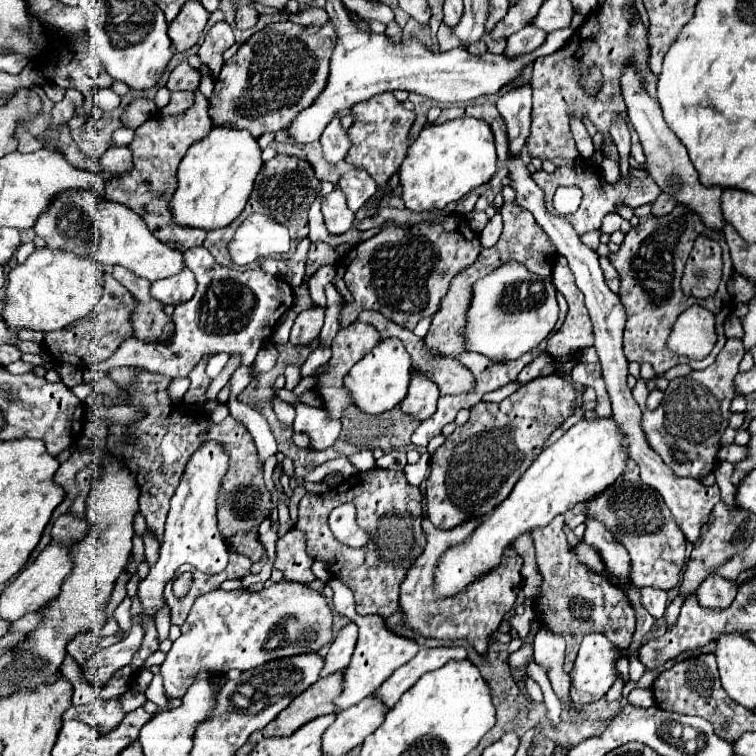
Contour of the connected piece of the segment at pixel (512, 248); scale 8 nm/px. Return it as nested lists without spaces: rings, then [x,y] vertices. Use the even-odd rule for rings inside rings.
[[[503,204],[501,214],[503,214],[503,234],[501,234],[501,238],[495,246],[485,248],[477,256],[477,262],[475,262],[477,264],[477,274],[475,274],[475,278],[479,280],[479,278],[487,276],[489,272],[493,272],[497,266],[505,264],[507,260],[515,260],[515,262],[527,266],[531,272],[547,278],[553,270],[553,260],[557,258],[557,250],[555,250],[553,242],[549,242],[549,236],[537,226],[533,214],[529,214],[529,210],[525,210],[517,204]],[[485,260],[495,260],[495,262],[489,266],[489,262],[485,262]]]

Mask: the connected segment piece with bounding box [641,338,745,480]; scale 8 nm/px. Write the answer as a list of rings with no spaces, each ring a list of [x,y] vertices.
[[[727,338],[723,350],[711,366],[701,372],[695,370],[683,378],[673,378],[665,390],[663,402],[655,410],[643,410],[641,424],[649,446],[677,476],[701,480],[717,468],[717,452],[721,448],[721,436],[729,426],[729,408],[735,396],[733,380],[739,372],[743,354],[745,348],[741,338]]]

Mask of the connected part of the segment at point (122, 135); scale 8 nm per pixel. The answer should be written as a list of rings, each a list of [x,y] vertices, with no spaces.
[[[119,128],[112,133],[108,147],[125,146],[132,142],[134,138],[134,130],[130,128]]]

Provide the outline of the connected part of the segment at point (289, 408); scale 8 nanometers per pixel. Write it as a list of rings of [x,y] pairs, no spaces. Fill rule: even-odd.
[[[275,398],[275,400],[273,400],[273,410],[275,410],[279,422],[281,422],[285,428],[291,428],[291,424],[293,424],[293,420],[295,420],[295,406],[293,406],[293,404],[287,404],[287,402],[279,400],[279,398]]]

